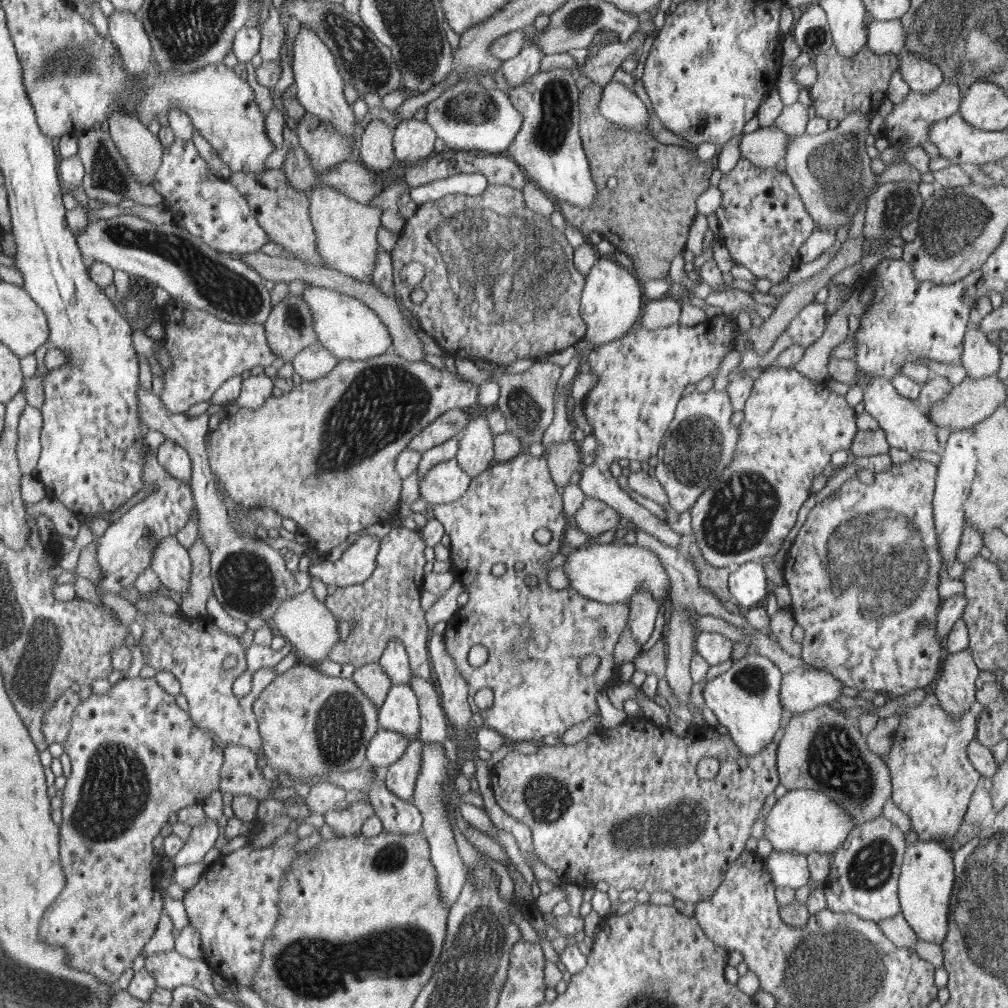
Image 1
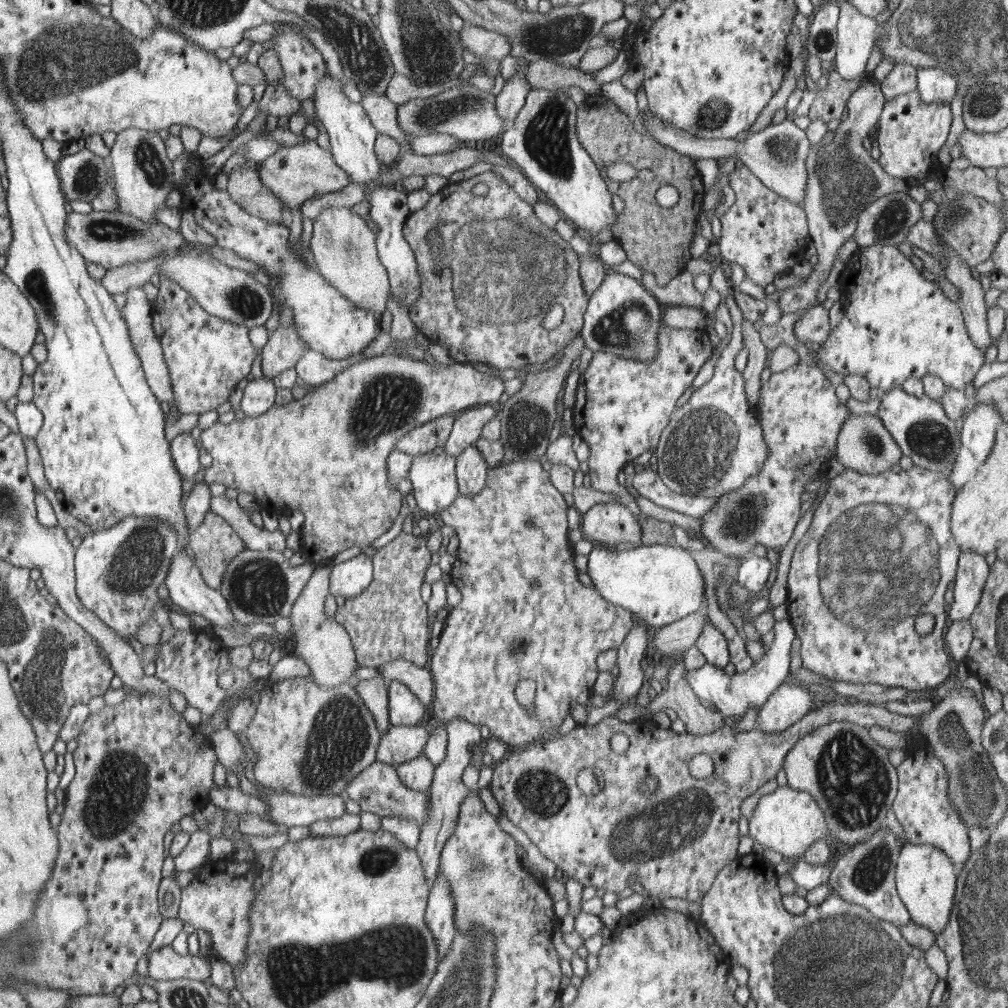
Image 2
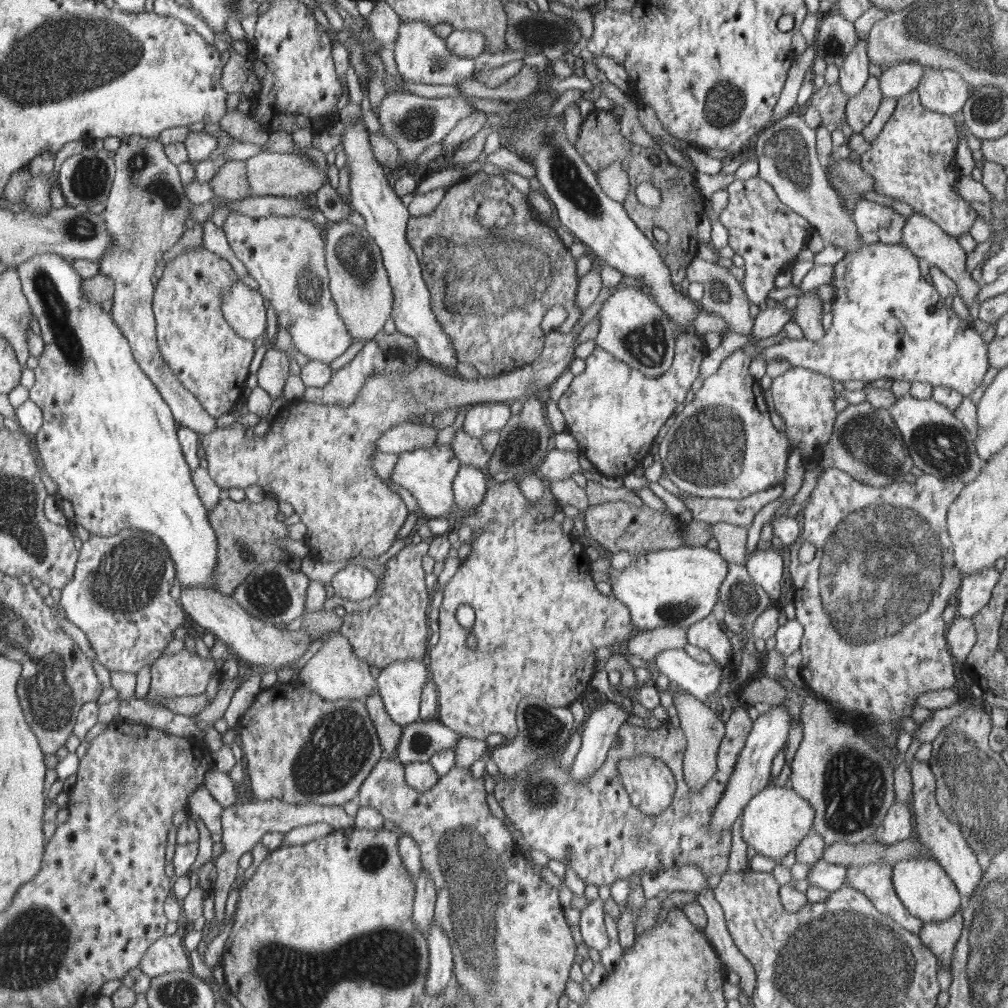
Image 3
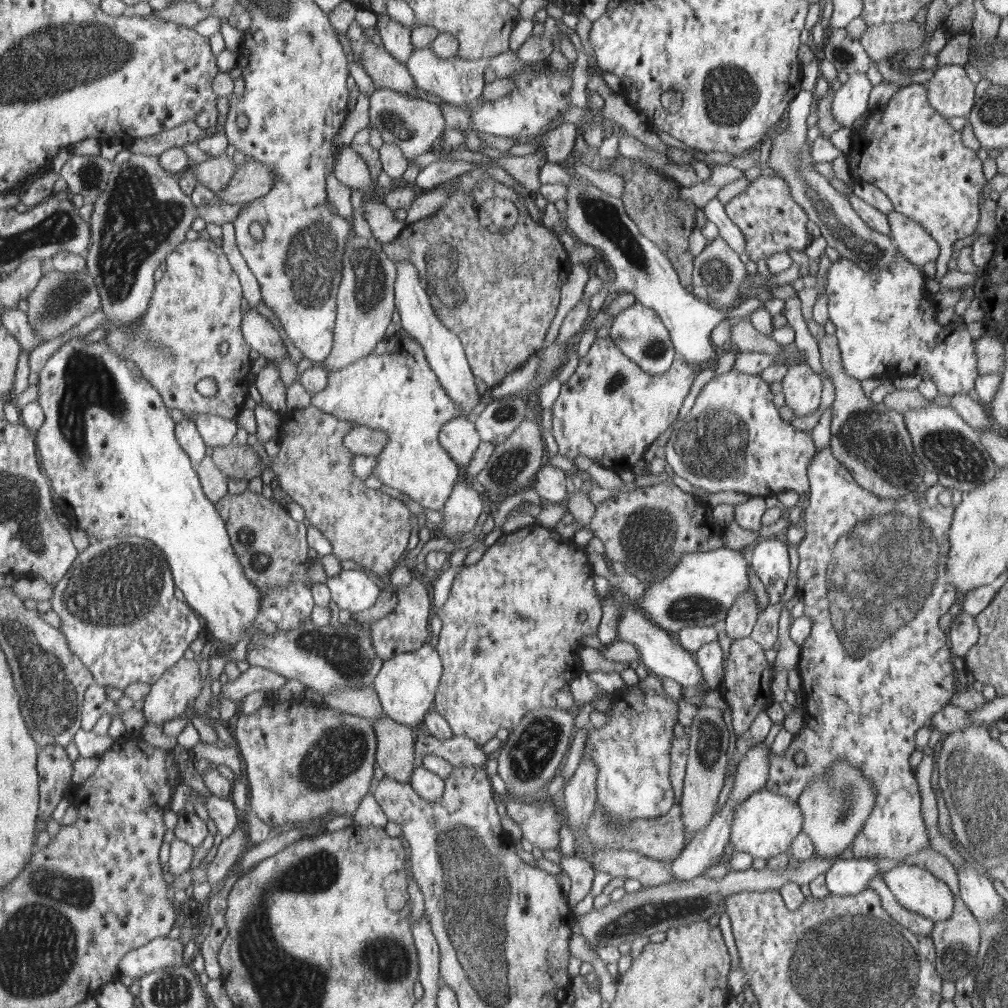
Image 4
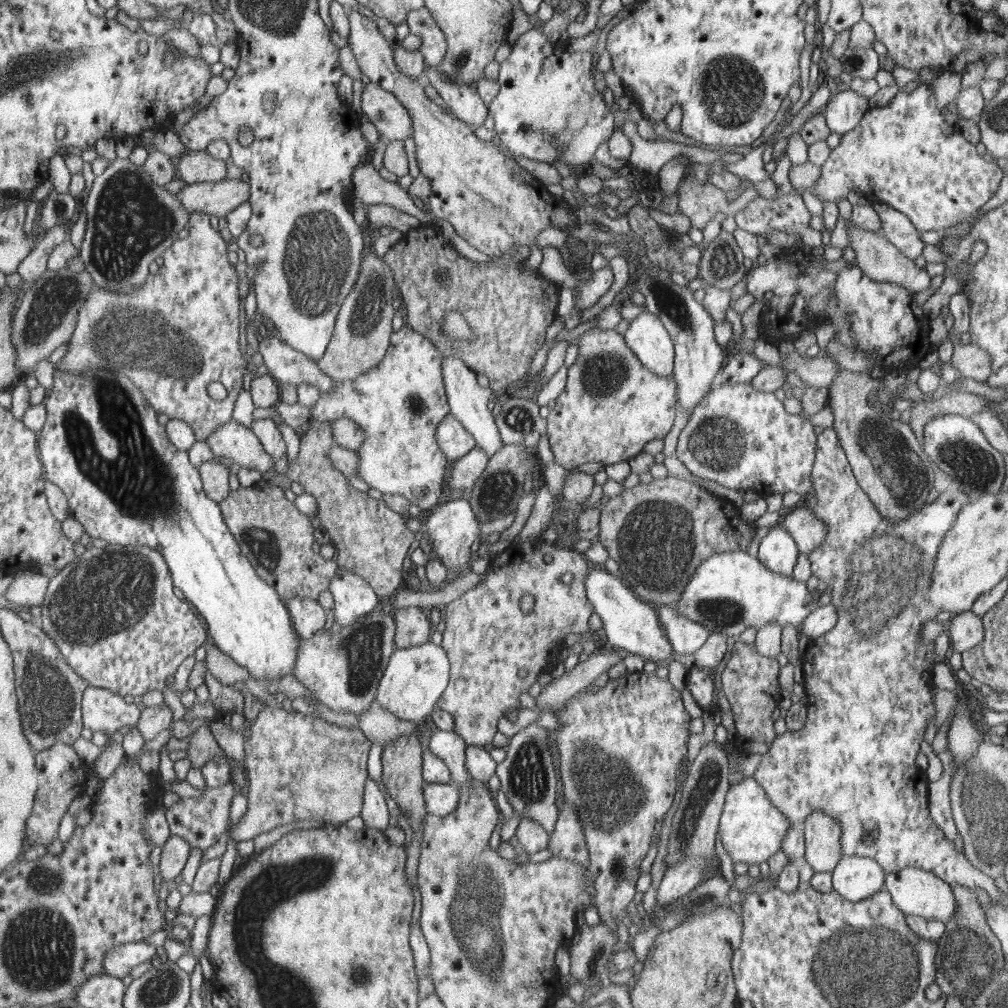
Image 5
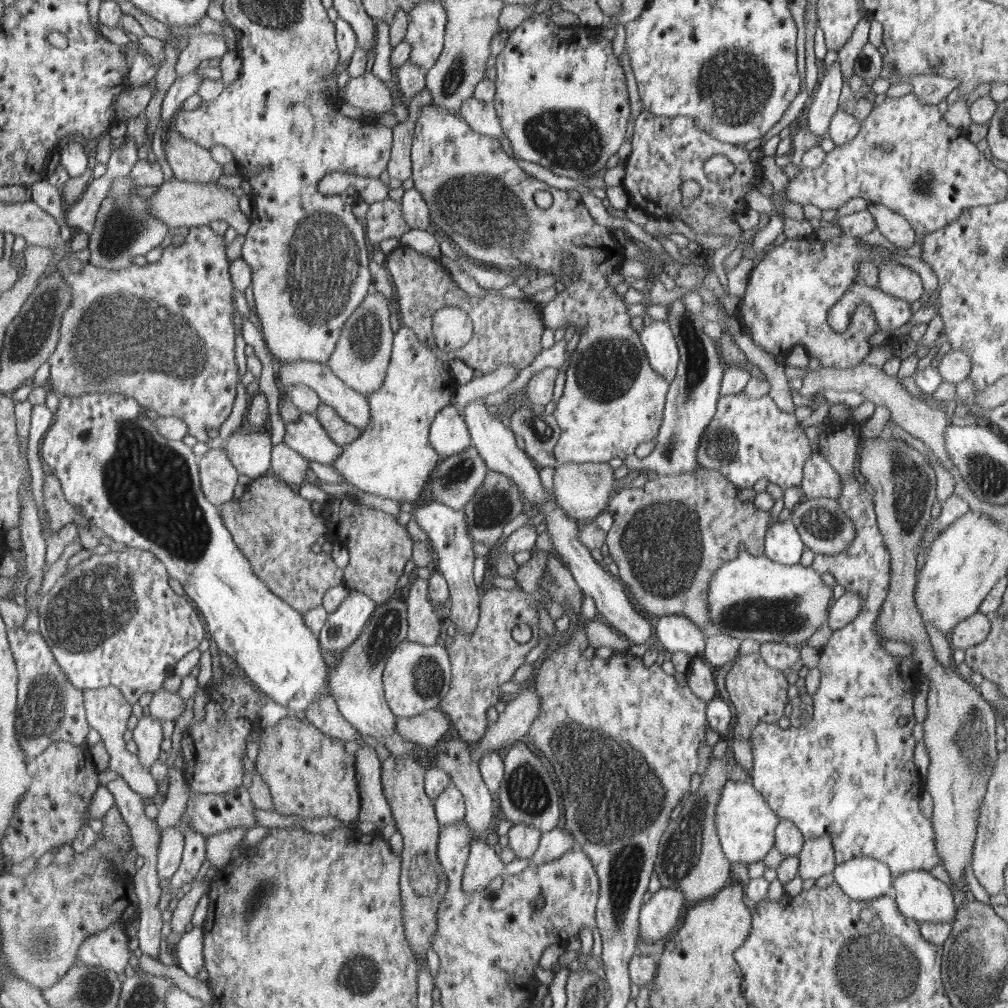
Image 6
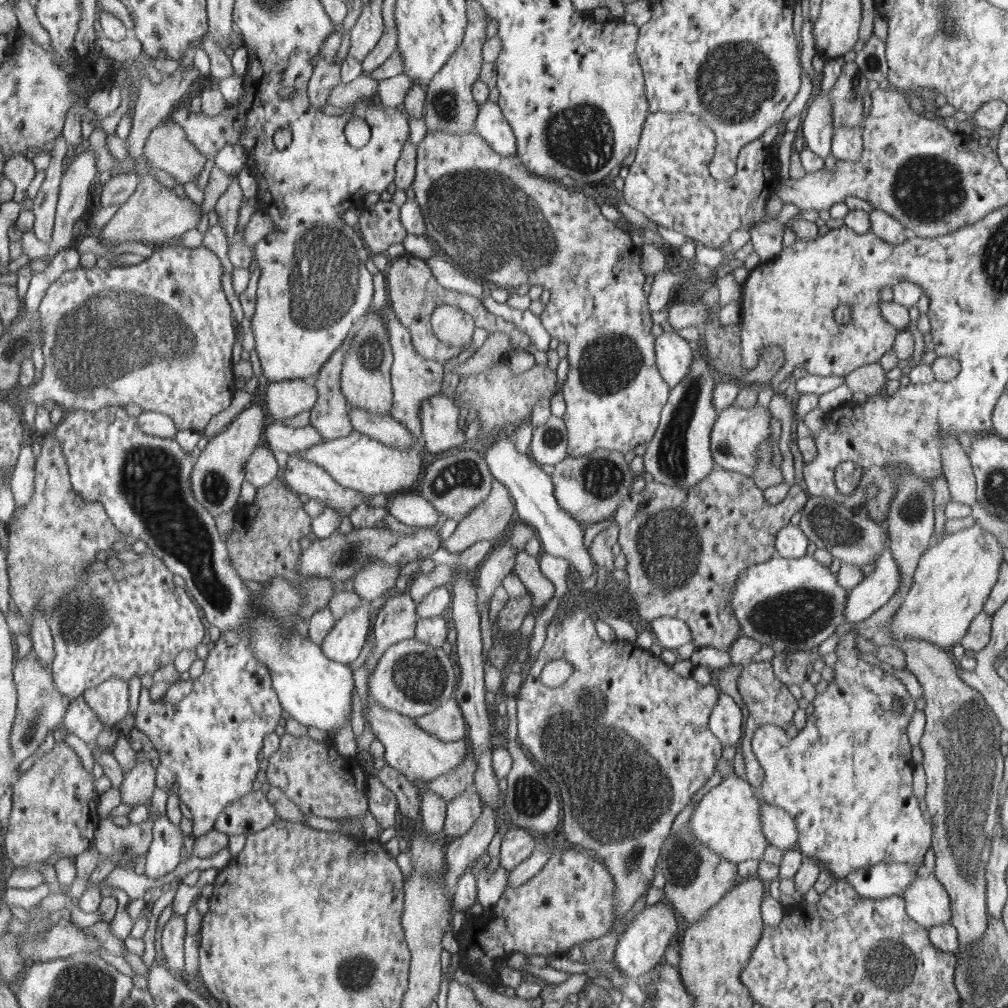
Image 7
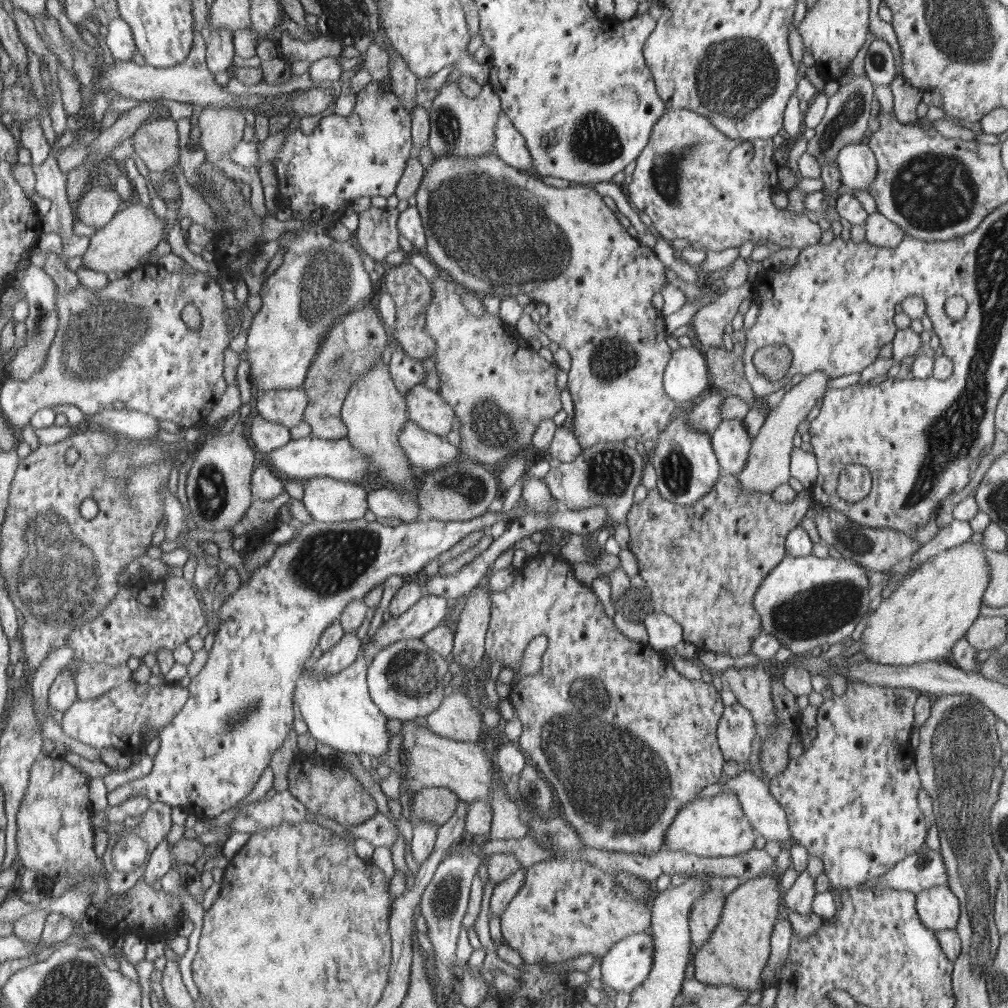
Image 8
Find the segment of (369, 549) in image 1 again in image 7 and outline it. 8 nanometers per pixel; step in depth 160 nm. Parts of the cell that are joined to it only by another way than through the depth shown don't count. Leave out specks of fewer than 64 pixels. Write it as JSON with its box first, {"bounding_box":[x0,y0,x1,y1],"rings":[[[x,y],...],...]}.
{"bounding_box":[322,601,374,665],"rings":[[[362,601],[360,607],[340,617],[330,634],[322,641],[324,655],[345,665],[356,660],[369,640],[374,619],[370,602]]]}

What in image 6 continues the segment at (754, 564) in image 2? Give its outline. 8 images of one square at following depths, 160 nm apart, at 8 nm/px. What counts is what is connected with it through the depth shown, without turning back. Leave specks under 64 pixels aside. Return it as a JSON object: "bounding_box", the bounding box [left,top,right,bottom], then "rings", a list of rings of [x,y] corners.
{"bounding_box":[765,519,804,565],"rings":[[[789,519],[776,521],[767,530],[765,555],[774,562],[793,565],[800,562],[804,543],[795,524]]]}

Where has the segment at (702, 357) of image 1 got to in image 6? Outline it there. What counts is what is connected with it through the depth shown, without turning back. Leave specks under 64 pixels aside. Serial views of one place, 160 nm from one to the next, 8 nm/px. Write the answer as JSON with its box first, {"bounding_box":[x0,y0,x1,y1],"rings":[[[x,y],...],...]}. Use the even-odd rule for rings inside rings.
{"bounding_box":[411,105,670,464],"rings":[[[429,105],[420,108],[420,111],[421,114],[416,121],[414,138],[412,139],[411,177],[414,181],[413,188],[424,197],[428,205],[432,222],[440,228],[440,231],[451,236],[451,240],[470,258],[470,261],[475,261],[476,263],[481,263],[487,267],[493,267],[496,270],[507,273],[524,273],[528,275],[531,270],[539,270],[543,271],[543,274],[555,274],[555,276],[559,278],[561,285],[565,285],[565,289],[542,309],[542,317],[544,323],[546,323],[546,328],[550,328],[554,331],[562,327],[567,329],[569,326],[577,330],[583,328],[583,333],[580,334],[580,340],[578,340],[578,344],[576,344],[576,348],[569,359],[569,366],[566,370],[566,386],[552,414],[555,416],[561,428],[560,438],[557,440],[556,446],[554,447],[554,456],[558,464],[565,462],[607,463],[609,460],[612,460],[612,458],[625,459],[626,456],[634,454],[634,450],[636,450],[637,446],[644,444],[644,442],[651,441],[652,438],[658,436],[659,430],[663,424],[663,414],[666,406],[667,394],[670,390],[670,382],[664,379],[662,375],[658,375],[655,372],[655,369],[651,366],[650,359],[647,357],[647,351],[642,344],[642,339],[638,336],[638,332],[634,332],[634,328],[630,326],[630,320],[632,320],[632,318],[630,318],[630,314],[628,314],[627,305],[624,304],[624,298],[622,297],[624,288],[615,288],[610,284],[610,276],[612,276],[615,271],[619,271],[623,260],[626,259],[624,255],[625,248],[616,242],[616,238],[614,238],[611,233],[612,230],[608,230],[608,228],[604,228],[604,226],[598,226],[598,224],[592,220],[592,216],[588,214],[586,208],[584,208],[584,214],[582,214],[583,199],[574,200],[574,198],[567,196],[566,191],[548,186],[548,182],[544,182],[544,178],[536,178],[536,174],[528,174],[528,170],[524,170],[524,166],[520,166],[520,162],[516,162],[516,158],[512,158],[512,154],[508,154],[508,150],[504,150],[504,146],[500,145],[498,139],[488,137],[487,135],[480,135],[478,132],[472,130],[459,115],[452,115],[439,107]],[[538,190],[548,190],[548,192],[551,192],[553,203],[548,209],[542,209],[534,203],[534,194],[536,194]],[[569,256],[574,260],[572,264],[572,276],[567,276],[564,273],[564,258],[568,258]]]}

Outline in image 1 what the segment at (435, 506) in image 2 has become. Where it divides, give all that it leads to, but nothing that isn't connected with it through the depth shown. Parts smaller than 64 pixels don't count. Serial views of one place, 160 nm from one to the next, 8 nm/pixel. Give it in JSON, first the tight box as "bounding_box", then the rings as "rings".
{"bounding_box":[419,459,471,509],"rings":[[[456,459],[436,465],[419,482],[419,493],[427,502],[428,509],[435,504],[450,504],[458,501],[471,484],[471,475]]]}

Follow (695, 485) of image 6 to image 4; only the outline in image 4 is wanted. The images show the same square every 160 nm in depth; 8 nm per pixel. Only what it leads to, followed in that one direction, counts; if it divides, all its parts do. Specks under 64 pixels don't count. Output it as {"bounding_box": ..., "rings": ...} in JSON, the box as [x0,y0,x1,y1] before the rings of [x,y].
{"bounding_box":[587,481,726,584],"rings":[[[673,481],[648,484],[645,485],[644,488],[638,486],[633,491],[622,490],[618,495],[609,497],[601,503],[596,504],[595,515],[592,517],[592,520],[589,522],[587,527],[592,530],[594,537],[599,538],[603,542],[605,558],[609,563],[613,561],[622,562],[626,568],[626,573],[636,576],[641,583],[648,584],[652,583],[652,581],[660,581],[660,579],[664,578],[668,573],[672,573],[672,571],[674,571],[674,567],[681,561],[681,557],[685,553],[706,552],[708,550],[719,549],[726,546],[722,539],[724,529],[720,528],[720,524],[718,524],[718,522],[714,522],[714,518],[712,518],[713,508],[710,508],[710,505],[706,501],[703,501],[700,496],[694,496],[694,500],[684,500],[684,496],[686,496],[686,492],[680,489],[676,485],[676,482]]]}

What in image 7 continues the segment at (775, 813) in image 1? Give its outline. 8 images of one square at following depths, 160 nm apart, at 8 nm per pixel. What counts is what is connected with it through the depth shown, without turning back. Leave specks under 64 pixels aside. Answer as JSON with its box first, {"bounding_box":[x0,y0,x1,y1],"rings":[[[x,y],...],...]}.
{"bounding_box":[687,768,770,864],"rings":[[[731,768],[723,776],[722,781],[715,787],[706,788],[701,800],[694,808],[687,826],[692,834],[703,842],[706,848],[717,853],[722,858],[736,864],[748,860],[762,860],[770,846],[762,827],[759,806],[760,796],[757,789],[746,783]]]}

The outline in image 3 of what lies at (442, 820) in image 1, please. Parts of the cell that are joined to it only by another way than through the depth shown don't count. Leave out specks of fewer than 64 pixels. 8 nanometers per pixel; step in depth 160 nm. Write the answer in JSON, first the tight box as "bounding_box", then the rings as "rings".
{"bounding_box":[426,916,454,996],"rings":[[[435,916],[426,936],[430,947],[430,970],[426,978],[426,993],[437,996],[445,992],[454,975],[452,947],[441,926],[435,922]]]}

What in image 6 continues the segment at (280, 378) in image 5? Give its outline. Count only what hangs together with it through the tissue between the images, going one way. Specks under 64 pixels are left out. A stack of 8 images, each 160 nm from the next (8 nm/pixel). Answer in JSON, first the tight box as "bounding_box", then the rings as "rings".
{"bounding_box":[275,360,371,432],"rings":[[[276,360],[275,368],[276,380],[280,387],[300,386],[300,384],[312,387],[312,390],[319,393],[322,404],[335,407],[348,423],[358,427],[361,432],[371,423],[371,406],[368,399],[363,394],[360,394],[359,391],[354,391],[347,387],[343,380],[334,375],[326,364],[308,361],[281,362],[281,360]]]}

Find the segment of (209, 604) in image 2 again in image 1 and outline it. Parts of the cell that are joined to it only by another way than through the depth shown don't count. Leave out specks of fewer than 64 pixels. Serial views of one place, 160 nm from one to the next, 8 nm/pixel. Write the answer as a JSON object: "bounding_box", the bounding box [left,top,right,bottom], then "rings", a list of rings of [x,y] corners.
{"bounding_box":[151,536,192,595],"rings":[[[175,536],[163,538],[153,553],[151,570],[170,591],[182,595],[190,587],[192,559],[187,547]]]}

